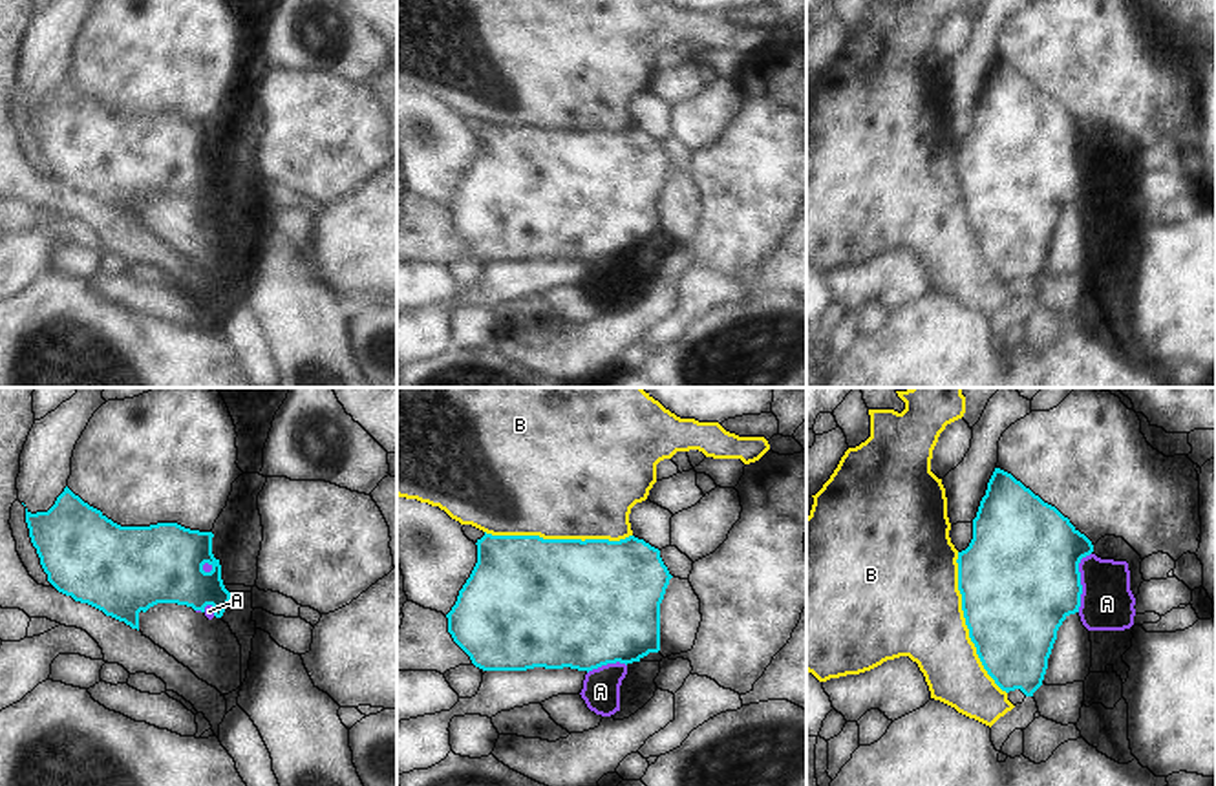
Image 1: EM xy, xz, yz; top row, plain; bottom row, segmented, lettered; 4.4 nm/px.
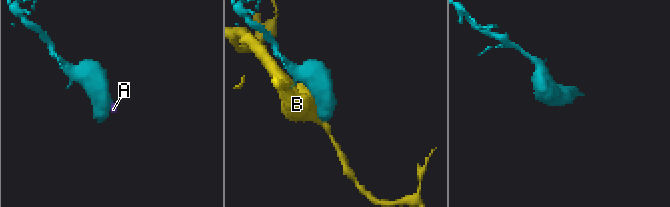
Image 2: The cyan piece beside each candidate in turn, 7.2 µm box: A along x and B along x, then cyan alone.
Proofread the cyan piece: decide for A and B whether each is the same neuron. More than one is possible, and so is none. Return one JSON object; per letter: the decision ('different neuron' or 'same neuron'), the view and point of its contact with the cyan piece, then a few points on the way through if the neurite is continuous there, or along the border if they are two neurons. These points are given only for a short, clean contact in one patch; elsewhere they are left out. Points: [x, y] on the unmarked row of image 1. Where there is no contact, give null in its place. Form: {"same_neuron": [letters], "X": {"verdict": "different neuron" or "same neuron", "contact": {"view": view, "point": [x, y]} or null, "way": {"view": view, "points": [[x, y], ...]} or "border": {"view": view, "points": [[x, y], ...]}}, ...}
{"same_neuron": [], "A": {"verdict": "different neuron", "contact": {"view": "yz", "point": [1079, 172]}, "border": {"view": "yz", "points": [[1090, 143], [1079, 154], [1081, 196], [1077, 201]]}}, "B": {"verdict": "different neuron", "contact": {"view": "xz", "point": [558, 130]}}}

